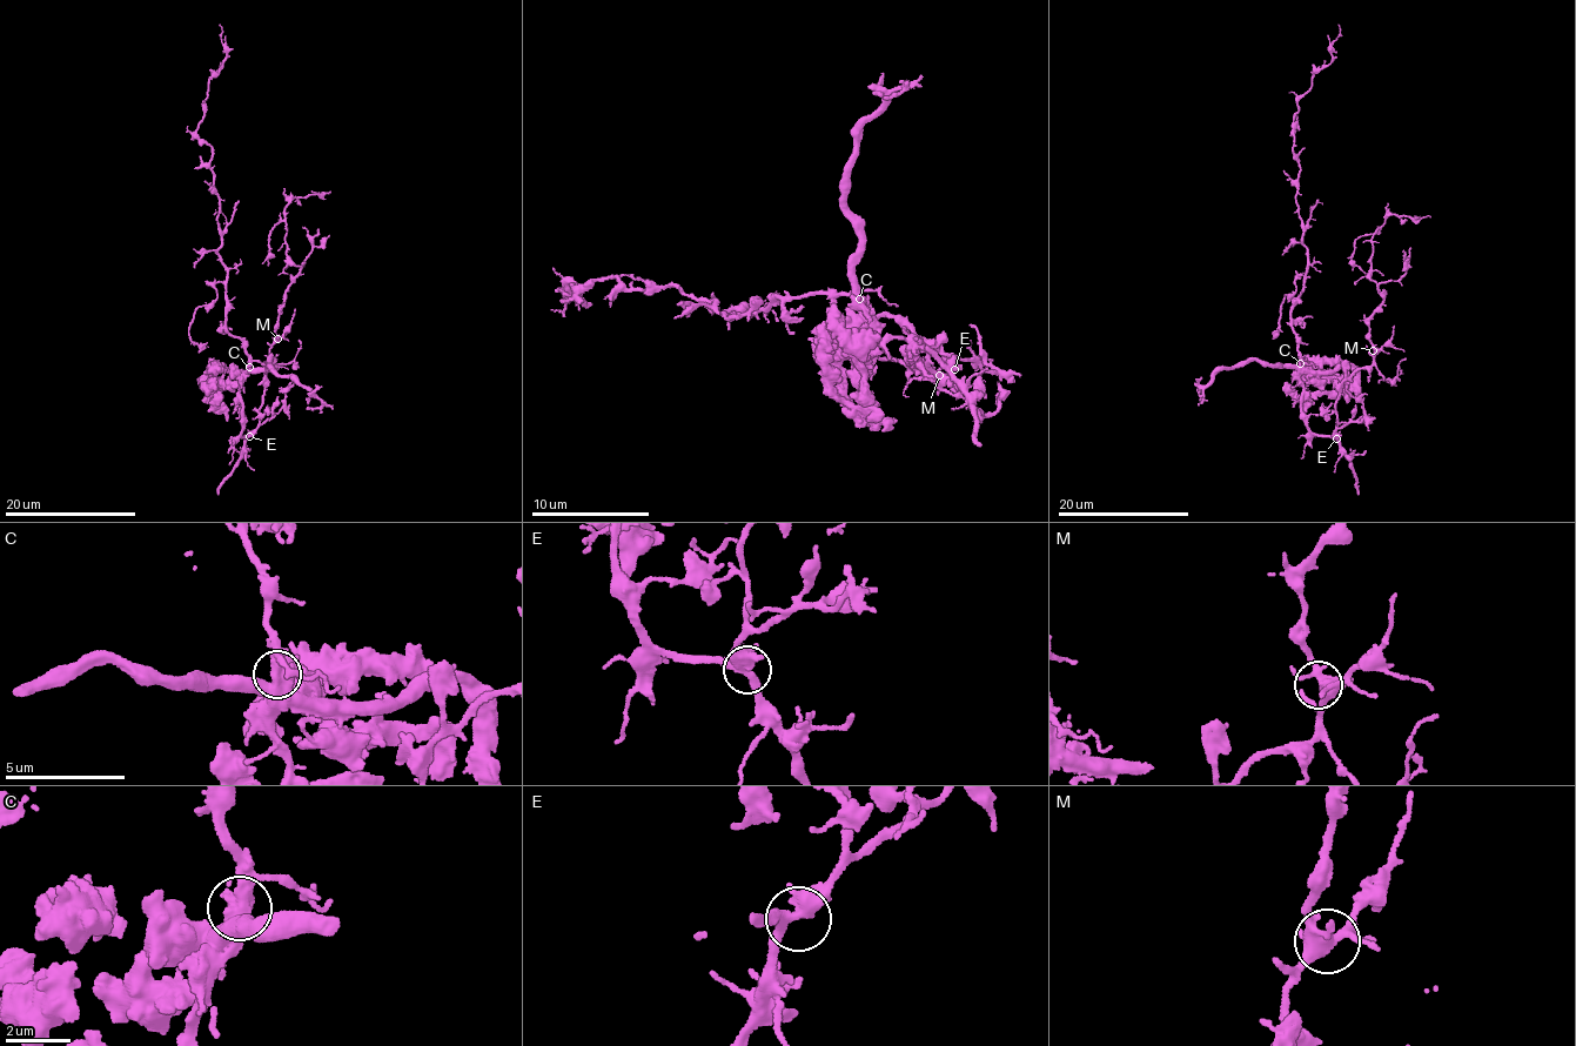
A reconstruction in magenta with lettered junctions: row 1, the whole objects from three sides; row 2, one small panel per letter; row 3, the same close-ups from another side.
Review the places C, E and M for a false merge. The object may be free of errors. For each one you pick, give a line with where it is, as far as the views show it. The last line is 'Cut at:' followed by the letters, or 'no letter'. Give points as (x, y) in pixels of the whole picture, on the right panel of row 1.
C: at (1300, 363)
Cut at: C

